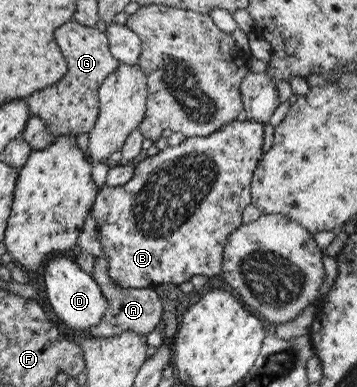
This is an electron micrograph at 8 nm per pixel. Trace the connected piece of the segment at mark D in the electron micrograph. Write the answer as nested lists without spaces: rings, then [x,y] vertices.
[[[56,256],[43,266],[41,280],[44,282],[43,291],[46,292],[46,300],[56,318],[73,332],[72,335],[79,339],[87,337],[88,328],[96,326],[100,322],[102,314],[108,303],[90,274],[78,267],[74,257]]]

